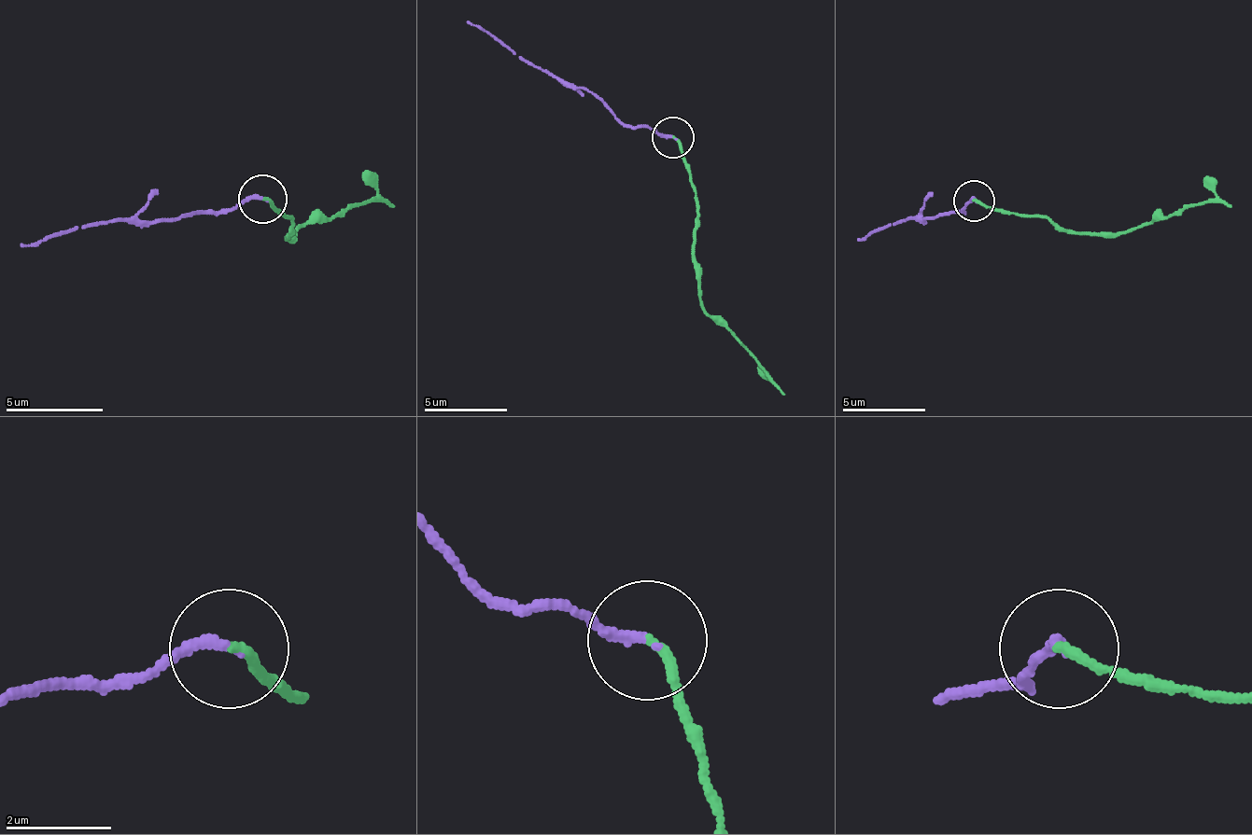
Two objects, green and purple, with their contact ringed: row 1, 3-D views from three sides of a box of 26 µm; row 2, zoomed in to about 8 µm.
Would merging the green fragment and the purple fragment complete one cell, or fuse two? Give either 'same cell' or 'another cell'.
same cell

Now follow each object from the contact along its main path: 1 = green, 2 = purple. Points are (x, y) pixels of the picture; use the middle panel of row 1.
1: (671, 138), (680, 146), (696, 201), (693, 238), (696, 296), (771, 379), (759, 370)
2: (671, 138), (659, 138), (647, 126), (626, 126), (584, 89), (568, 89), (469, 22)

